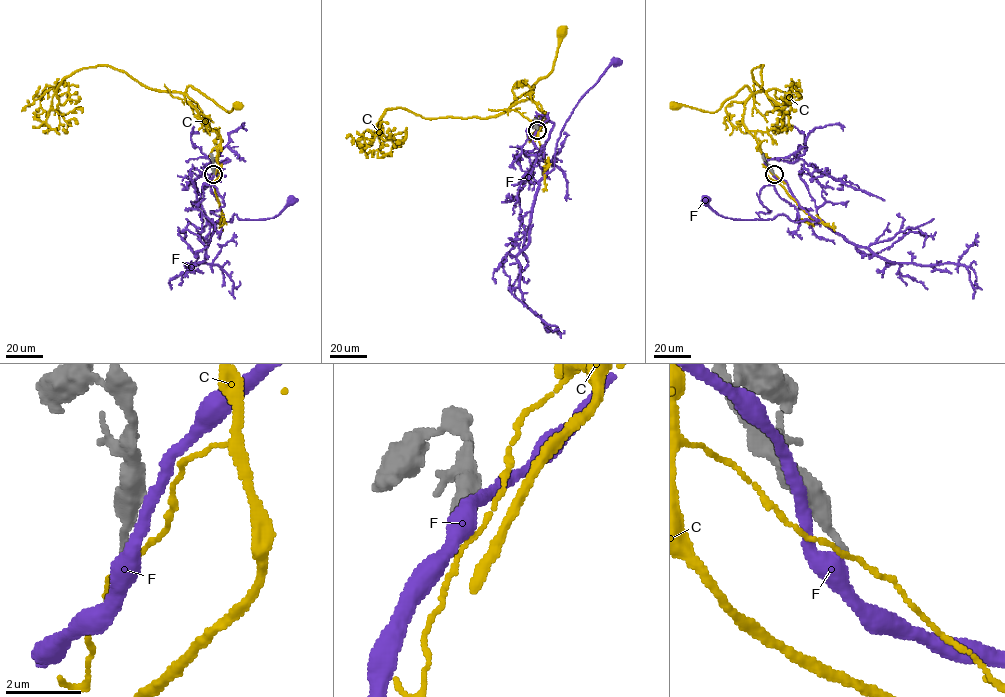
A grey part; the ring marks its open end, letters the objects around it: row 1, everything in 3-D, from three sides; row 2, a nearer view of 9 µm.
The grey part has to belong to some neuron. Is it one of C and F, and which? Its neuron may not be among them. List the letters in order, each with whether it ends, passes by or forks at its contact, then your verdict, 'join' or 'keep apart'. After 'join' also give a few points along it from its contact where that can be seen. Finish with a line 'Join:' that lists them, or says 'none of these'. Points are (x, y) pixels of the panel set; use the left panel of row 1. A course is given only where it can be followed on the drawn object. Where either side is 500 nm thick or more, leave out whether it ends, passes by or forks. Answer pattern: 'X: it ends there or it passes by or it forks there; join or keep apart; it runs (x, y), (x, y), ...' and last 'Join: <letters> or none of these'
C: it passes by; keep apart
F: it passes by; keep apart
Join: none of these

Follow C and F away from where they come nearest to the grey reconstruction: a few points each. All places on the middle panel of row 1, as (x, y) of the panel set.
C: (538, 130), (544, 113), (532, 99), (517, 101), (510, 108), (510, 105), (552, 70), (558, 33), (562, 30)
F: (537, 130), (533, 143), (543, 153), (546, 171), (550, 172), (554, 168), (559, 135), (573, 108), (615, 62)

